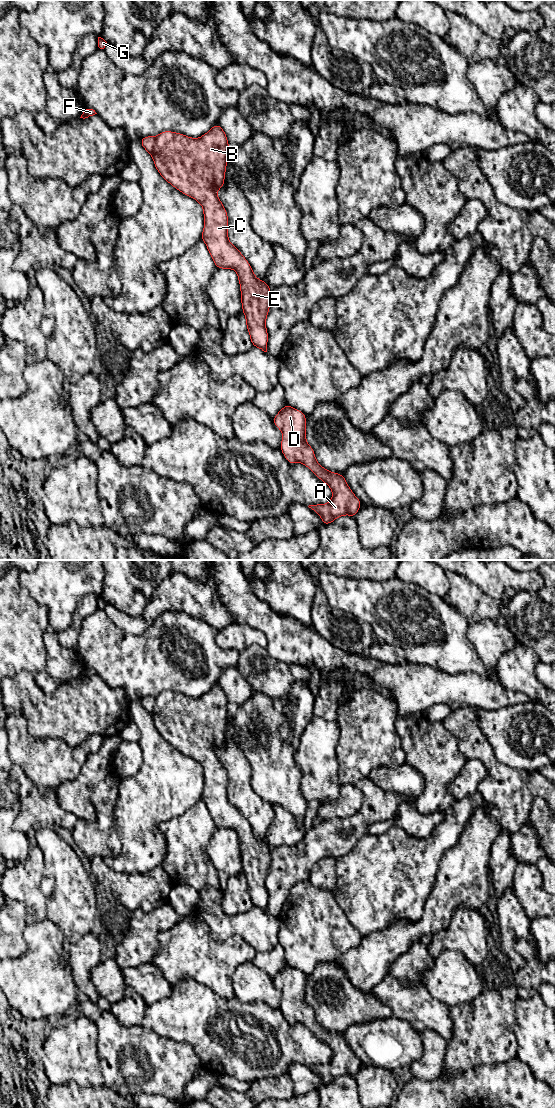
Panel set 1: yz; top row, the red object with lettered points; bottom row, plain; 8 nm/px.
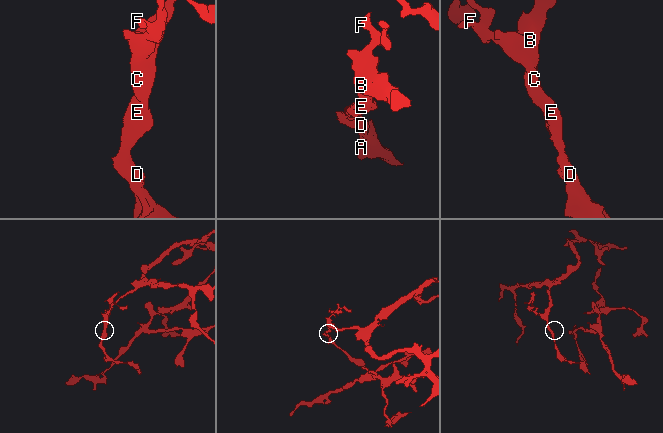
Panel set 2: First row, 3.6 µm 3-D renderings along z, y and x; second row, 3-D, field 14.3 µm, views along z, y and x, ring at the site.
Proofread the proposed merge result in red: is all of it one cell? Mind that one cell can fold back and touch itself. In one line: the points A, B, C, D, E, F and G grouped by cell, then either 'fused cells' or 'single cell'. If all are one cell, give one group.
A B C D E / F G; fused cells

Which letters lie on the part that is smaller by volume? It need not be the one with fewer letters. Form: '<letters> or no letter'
F, G

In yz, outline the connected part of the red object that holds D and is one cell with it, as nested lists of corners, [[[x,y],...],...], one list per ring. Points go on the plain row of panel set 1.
[[[285,964],[272,979],[274,985],[282,991],[280,1009],[289,1023],[302,1023],[332,1051],[333,1056],[329,1063],[308,1067],[321,1077],[324,1085],[331,1084],[344,1075],[355,1077],[362,1062],[354,1055],[343,1034],[330,1032],[317,1022],[314,1010],[306,1000],[306,975]]]

